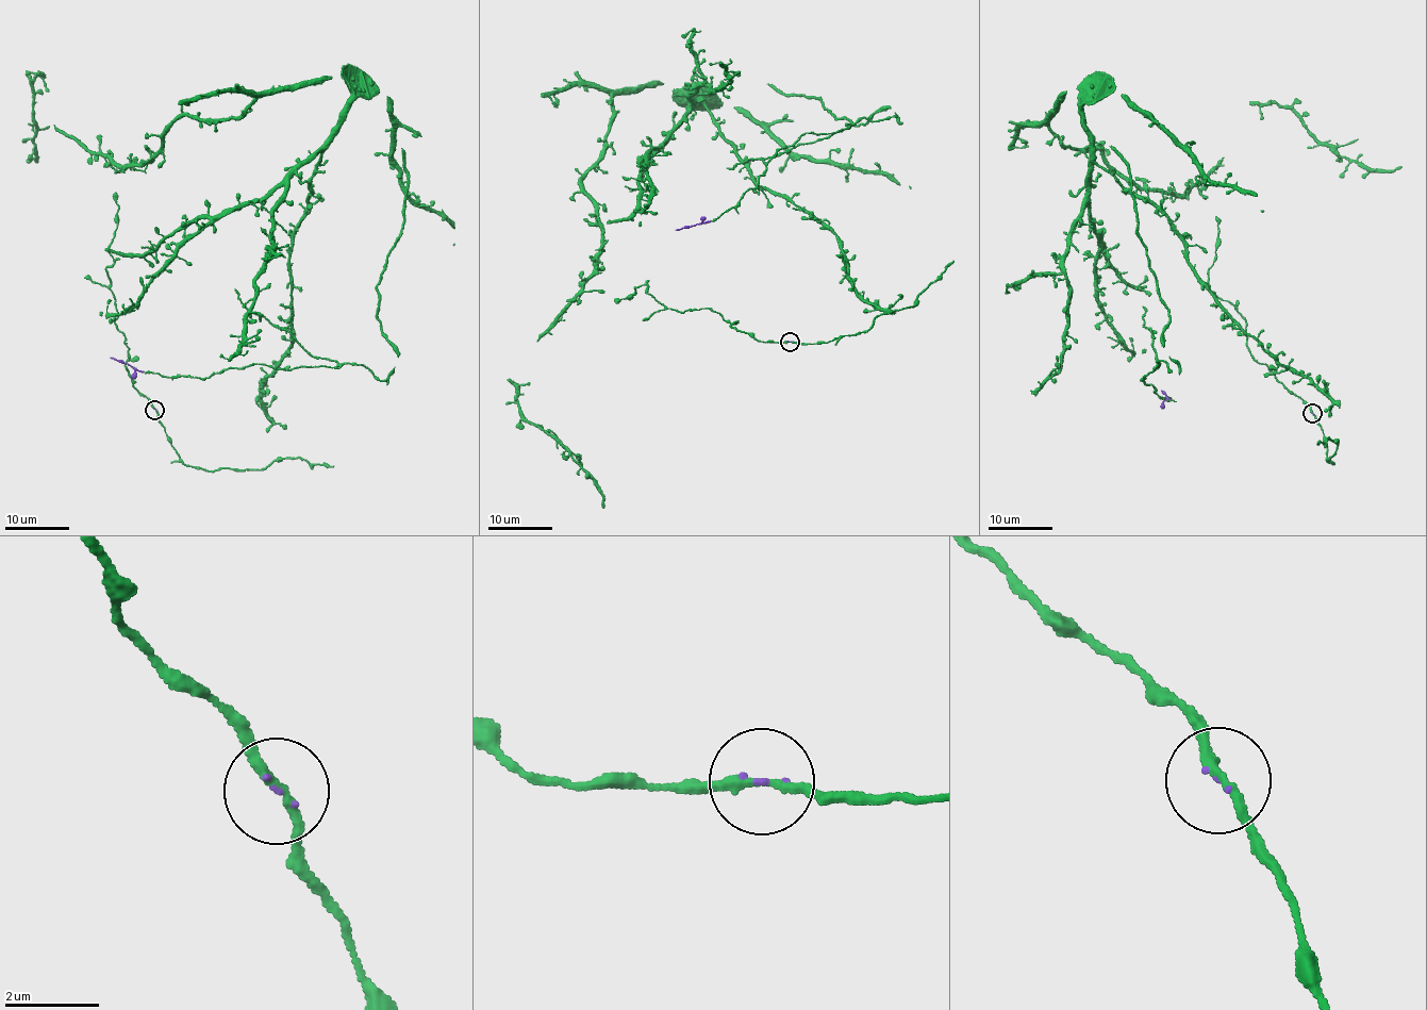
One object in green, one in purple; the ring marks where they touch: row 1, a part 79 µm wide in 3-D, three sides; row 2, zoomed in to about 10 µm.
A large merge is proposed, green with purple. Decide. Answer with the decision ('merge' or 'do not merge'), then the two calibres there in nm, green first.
merge; 190 nm thick on the green side, 60 nm on the other

